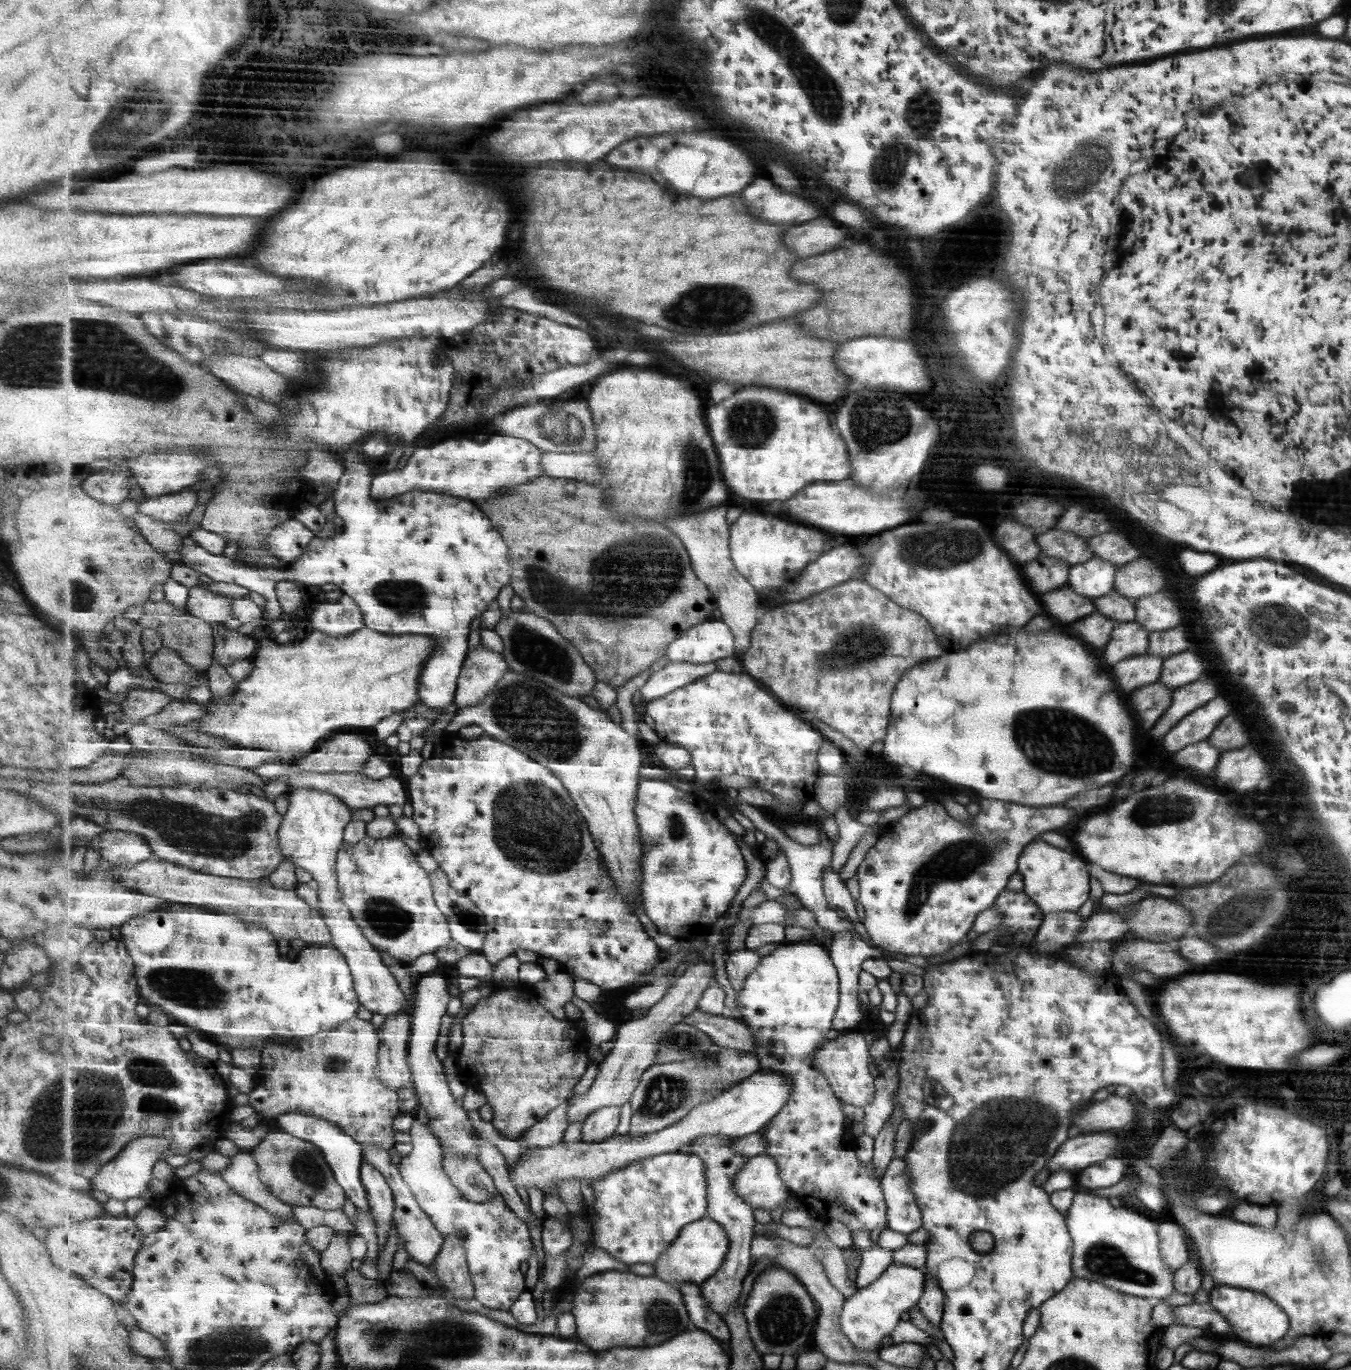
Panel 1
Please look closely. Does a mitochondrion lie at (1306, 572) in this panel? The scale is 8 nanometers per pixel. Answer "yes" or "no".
no

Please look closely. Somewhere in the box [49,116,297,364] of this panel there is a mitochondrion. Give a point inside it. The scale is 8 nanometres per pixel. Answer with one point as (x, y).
(103, 140)

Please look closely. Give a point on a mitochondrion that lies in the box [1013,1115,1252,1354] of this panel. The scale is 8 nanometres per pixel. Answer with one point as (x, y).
(1103, 1260)

